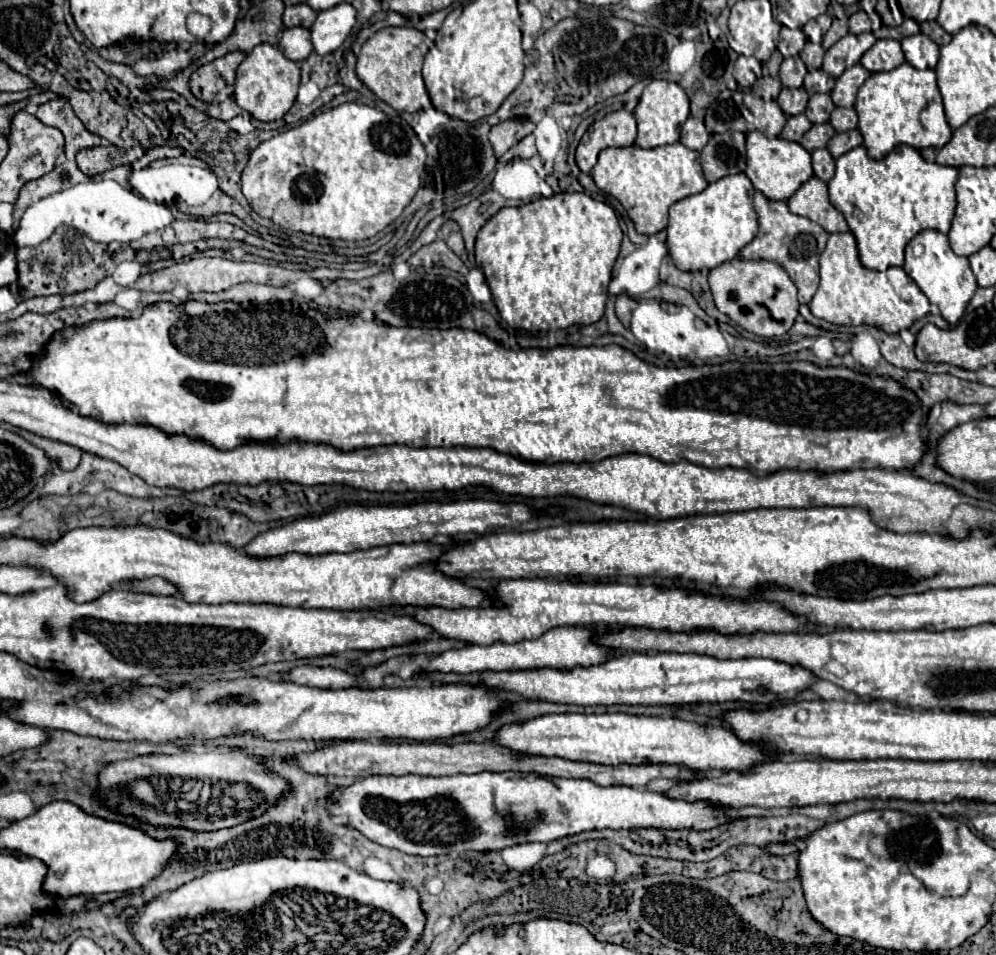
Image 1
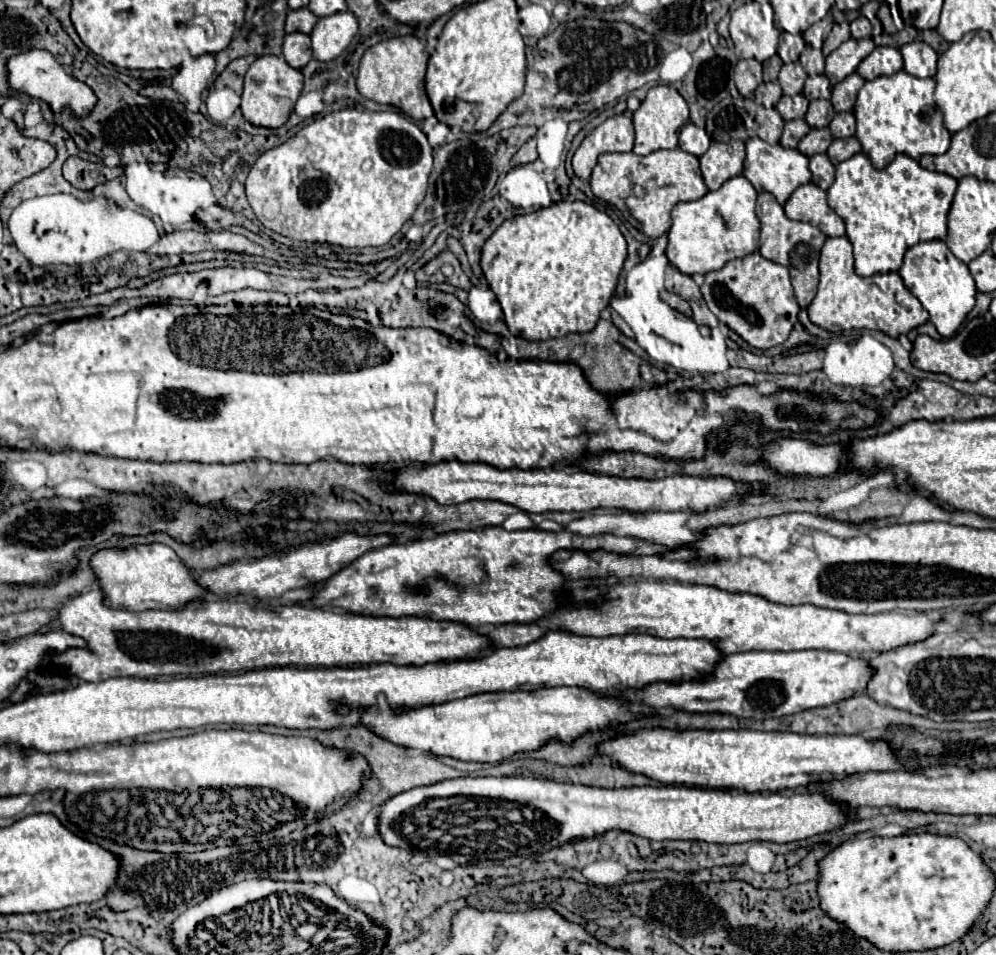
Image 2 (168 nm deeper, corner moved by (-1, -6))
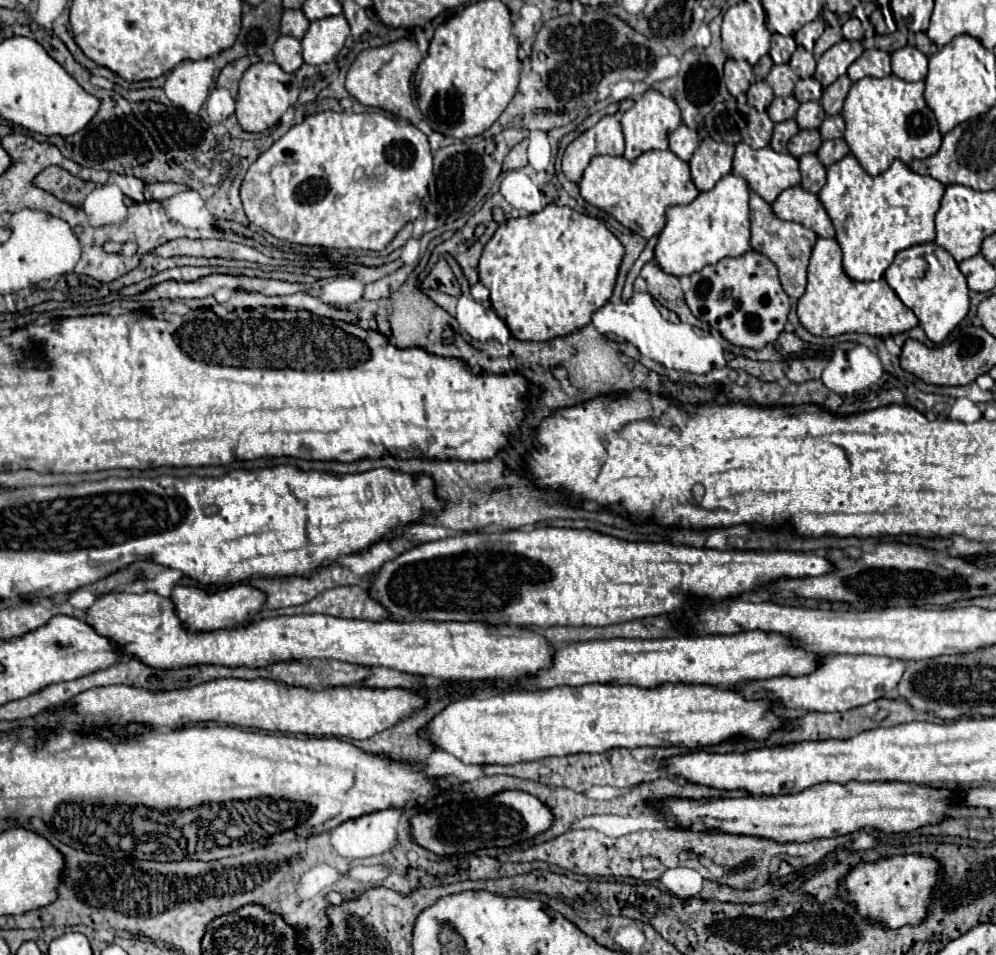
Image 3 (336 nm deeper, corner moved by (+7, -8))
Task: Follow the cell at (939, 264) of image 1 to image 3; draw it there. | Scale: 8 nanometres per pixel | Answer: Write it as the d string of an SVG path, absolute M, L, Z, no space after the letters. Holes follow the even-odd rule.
M935 242L901 250L887 268L885 280L901 302L913 310L913 314L919 318L919 326L935 344L941 344L969 312L969 288L965 276L961 274L953 256Z

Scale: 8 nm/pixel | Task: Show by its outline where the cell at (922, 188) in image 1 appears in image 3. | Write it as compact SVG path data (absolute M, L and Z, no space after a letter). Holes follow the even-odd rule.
M847 154L827 168L827 184L819 192L843 250L843 270L853 280L879 280L891 266L895 254L915 244L935 240L935 214L945 186L931 176L915 174L907 164L895 160L883 174L869 176L861 164Z

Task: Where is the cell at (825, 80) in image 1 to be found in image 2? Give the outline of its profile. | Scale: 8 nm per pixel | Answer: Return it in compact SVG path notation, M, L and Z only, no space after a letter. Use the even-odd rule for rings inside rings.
M825 74L821 76L813 76L805 80L805 88L803 88L803 96L807 100L817 100L817 98L829 98L831 96L831 84L829 78Z

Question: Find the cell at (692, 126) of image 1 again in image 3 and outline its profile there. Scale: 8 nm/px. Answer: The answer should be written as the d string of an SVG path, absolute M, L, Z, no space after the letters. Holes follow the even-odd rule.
M681 124L671 136L669 136L669 150L673 154L677 154L681 160L689 160L693 156L693 152L699 146L699 136L695 130L687 128L685 124Z

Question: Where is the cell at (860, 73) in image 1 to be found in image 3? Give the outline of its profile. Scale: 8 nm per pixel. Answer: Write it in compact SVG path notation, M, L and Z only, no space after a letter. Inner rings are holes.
M841 76L837 78L831 86L827 86L823 90L823 98L821 98L821 106L823 110L831 116L831 114L841 114L841 108L843 108L843 102L845 102L845 96L851 88L851 80L849 76Z

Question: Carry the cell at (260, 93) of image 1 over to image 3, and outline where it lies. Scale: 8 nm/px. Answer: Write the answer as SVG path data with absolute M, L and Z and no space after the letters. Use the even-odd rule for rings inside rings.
M257 62L249 66L239 82L239 96L235 102L237 104L235 116L239 120L239 126L245 132L263 132L275 126L281 120L281 116L287 112L287 108L291 108L297 102L297 96L299 96L299 82L295 74L287 74L275 62L271 64Z

